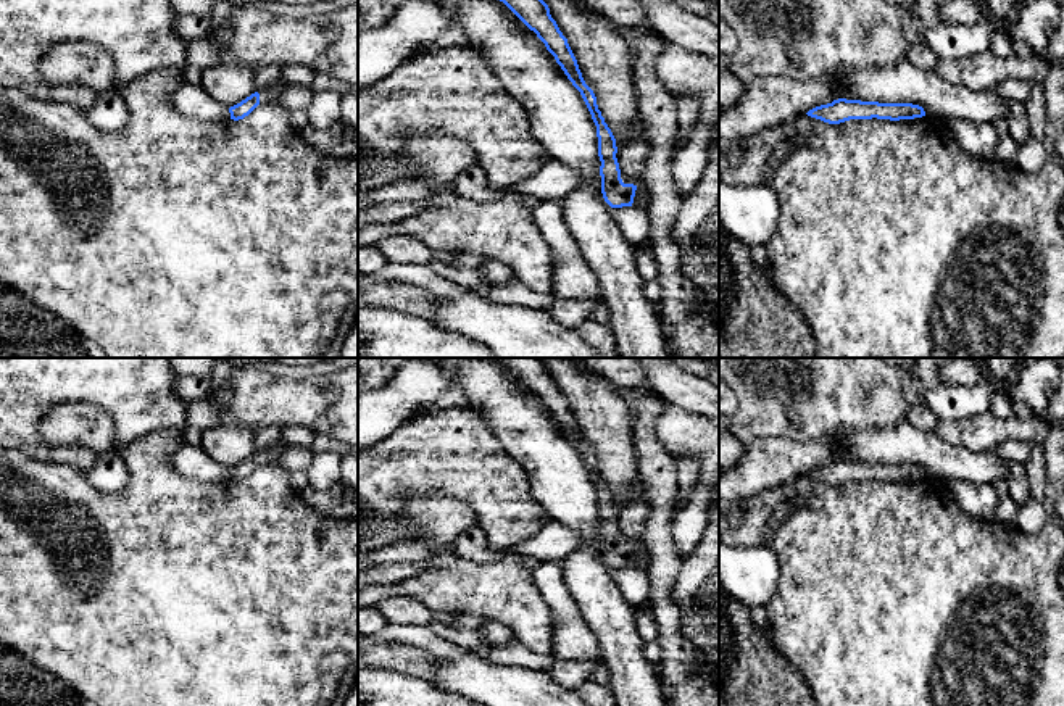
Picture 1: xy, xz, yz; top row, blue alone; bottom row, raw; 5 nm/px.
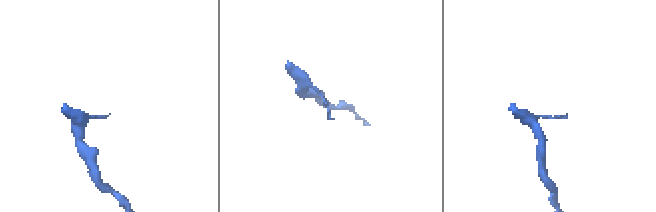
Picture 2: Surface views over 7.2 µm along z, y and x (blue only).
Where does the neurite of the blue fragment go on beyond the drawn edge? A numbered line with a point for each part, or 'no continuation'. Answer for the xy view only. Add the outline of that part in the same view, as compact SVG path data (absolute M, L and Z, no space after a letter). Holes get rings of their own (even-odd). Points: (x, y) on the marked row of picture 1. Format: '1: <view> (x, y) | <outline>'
1: xy (271, 94) | M281 79L274 87L271 87L268 90L256 90L260 93L260 103L279 100L279 95L281 95L284 87L285 87L285 81Z

